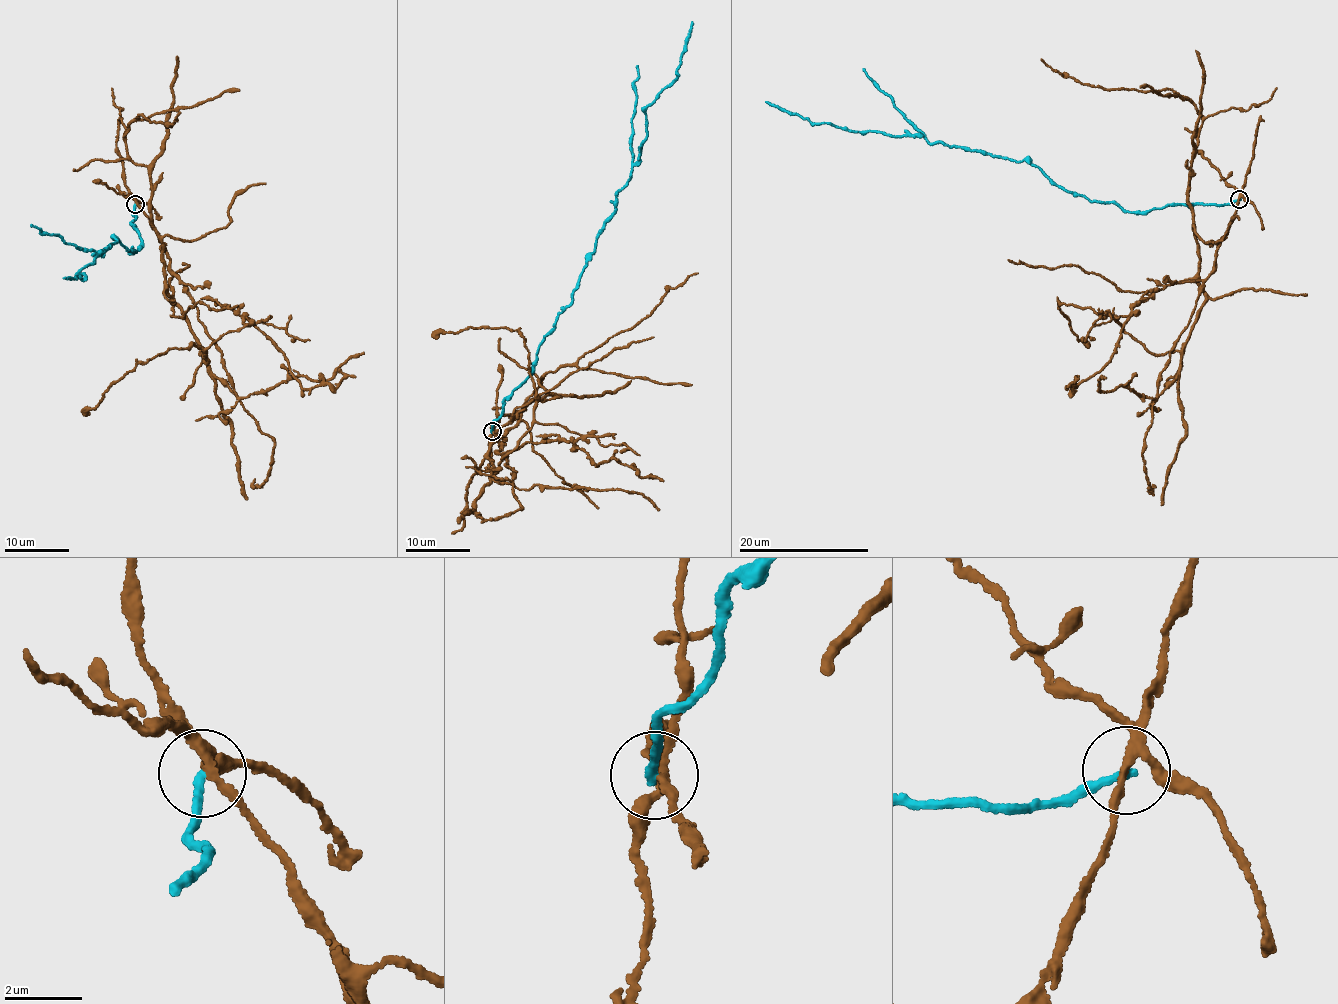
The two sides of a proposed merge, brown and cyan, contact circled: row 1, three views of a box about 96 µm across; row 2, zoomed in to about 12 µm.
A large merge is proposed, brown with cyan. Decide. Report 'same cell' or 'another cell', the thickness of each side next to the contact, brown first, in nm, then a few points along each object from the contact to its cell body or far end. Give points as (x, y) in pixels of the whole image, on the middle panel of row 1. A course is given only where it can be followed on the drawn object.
another cell; 200 nm thick on the brown side, 200 nm on the other; brown runs (492, 431), (509, 484), (492, 477), (491, 442), (548, 395), (545, 374), (628, 331), (697, 273); cyan runs (492, 431), (572, 302), (616, 192), (637, 164), (645, 107), (677, 77), (693, 21)

